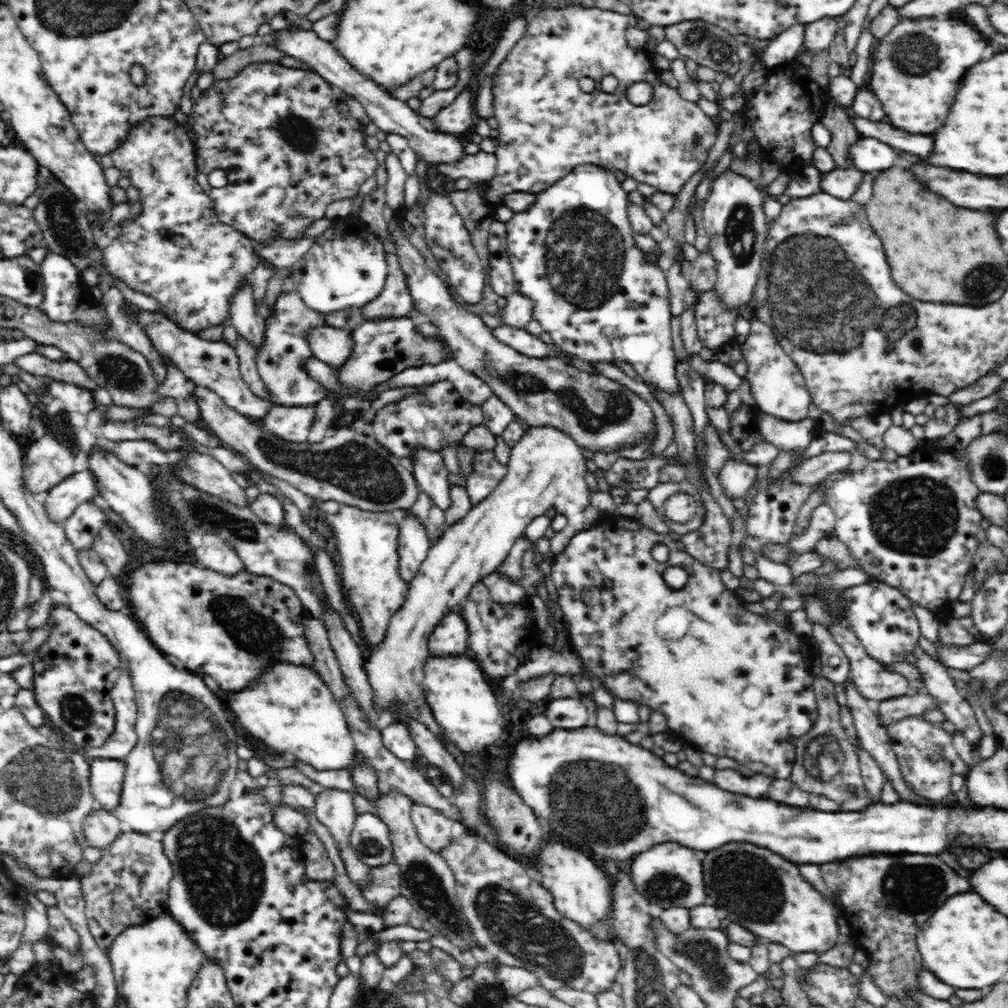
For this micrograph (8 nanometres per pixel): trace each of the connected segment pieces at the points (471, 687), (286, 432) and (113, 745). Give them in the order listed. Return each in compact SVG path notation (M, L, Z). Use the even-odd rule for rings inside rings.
M470 654L452 658L432 658L429 656L427 663L424 664L425 699L434 719L438 722L437 728L442 728L444 738L450 744L454 744L460 752L466 752L466 754L476 754L476 752L484 750L488 744L494 744L504 730L504 718L500 714L496 694L490 688L490 684L486 683L487 680L481 666Z
M274 405L264 417L260 417L260 425L267 426L276 437L284 441L307 443L314 424L316 406L284 406Z
M128 670L122 672L120 679L112 687L111 697L115 724L108 740L96 748L85 747L84 758L108 758L123 760L136 746L139 736L135 731L138 718L136 693Z

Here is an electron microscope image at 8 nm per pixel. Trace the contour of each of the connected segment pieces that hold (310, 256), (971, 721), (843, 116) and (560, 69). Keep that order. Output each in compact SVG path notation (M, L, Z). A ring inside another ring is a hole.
M330 226L291 266L290 286L298 291L306 305L321 313L332 314L344 308L360 308L372 302L384 290L388 263L382 241L368 232L344 234Z
M914 648L913 655L917 658L916 666L924 679L923 692L934 696L939 703L937 709L945 714L946 720L950 720L957 732L977 745L984 734L976 723L970 703L956 690L954 680L949 676L947 668L921 648Z
M828 103L820 121L828 128L828 136L831 136L826 150L832 157L834 168L837 171L840 171L840 168L854 168L848 152L862 136L853 126L849 112L845 112L845 108Z
M571 6L562 9L545 7L527 23L525 33L493 76L493 108L494 117L498 119L499 136L494 152L496 172L484 186L486 201L499 204L502 196L512 192L538 195L580 164L621 170L638 184L648 184L656 191L676 196L708 160L717 137L712 119L700 110L697 103L682 100L678 89L674 90L658 79L660 69L654 65L650 55L628 46L624 33L628 22L628 15L619 12ZM608 74L618 79L613 93L602 91L600 86L602 77ZM584 76L594 80L594 92L585 93L580 89L578 80ZM637 82L647 82L653 88L652 100L644 106L634 106L626 98L626 89Z

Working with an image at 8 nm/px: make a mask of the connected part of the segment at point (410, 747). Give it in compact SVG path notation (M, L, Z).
M394 722L381 730L384 746L392 752L401 762L412 766L414 758L418 755L415 740L404 723Z

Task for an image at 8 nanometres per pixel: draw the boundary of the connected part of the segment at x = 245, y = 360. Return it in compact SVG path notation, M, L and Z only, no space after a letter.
M239 334L234 345L236 345L235 351L239 360L239 371L248 389L256 394L256 397L260 397L266 402L271 402L268 391L266 391L264 384L261 382L260 373L257 371L257 349L253 347L253 344L250 344L247 338L242 338Z

